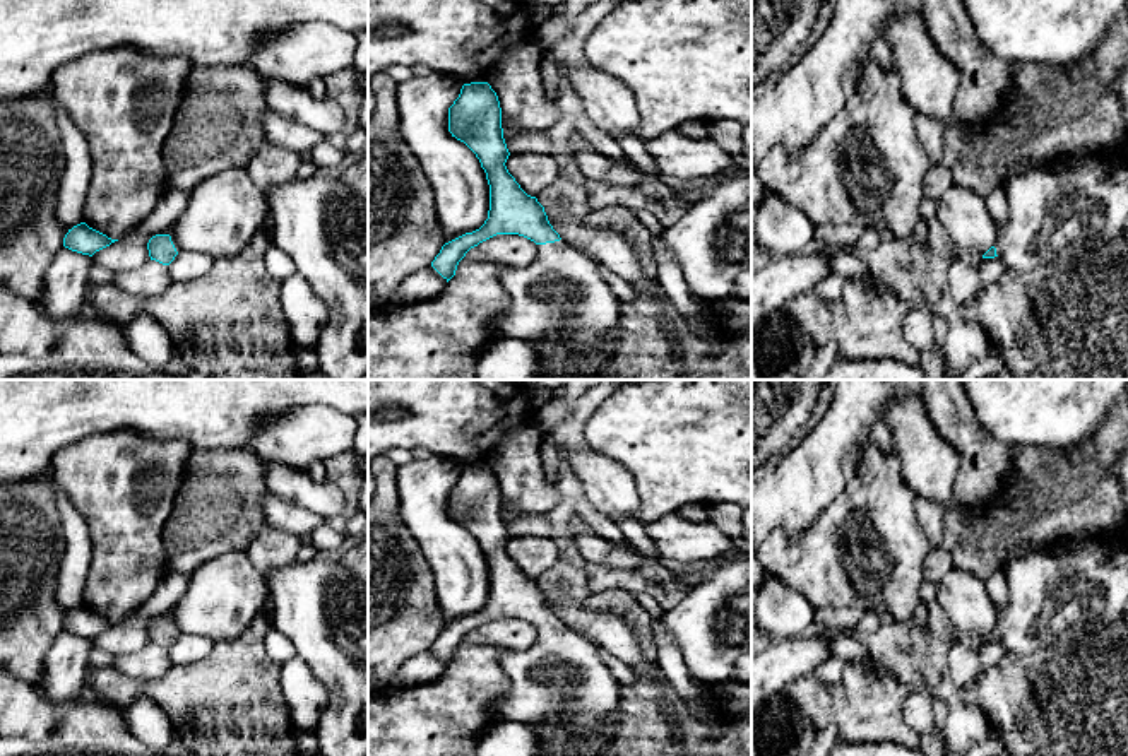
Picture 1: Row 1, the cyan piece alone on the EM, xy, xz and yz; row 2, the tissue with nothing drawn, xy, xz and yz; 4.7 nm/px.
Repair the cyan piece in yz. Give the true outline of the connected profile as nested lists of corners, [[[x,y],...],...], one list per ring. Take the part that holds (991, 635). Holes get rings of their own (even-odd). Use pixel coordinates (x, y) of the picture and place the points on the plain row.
[[[1128,511],[1111,532],[1082,532],[1068,539],[1065,549],[1048,549],[1010,561],[1005,568],[1008,605],[983,641],[998,640],[1006,652],[1029,655],[1097,633],[1119,619],[1128,604],[1126,529]]]

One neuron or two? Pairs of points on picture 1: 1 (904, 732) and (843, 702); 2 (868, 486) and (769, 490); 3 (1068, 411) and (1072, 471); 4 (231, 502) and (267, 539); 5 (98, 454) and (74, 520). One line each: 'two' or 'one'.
1: one
2: two
3: two
4: two
5: two

